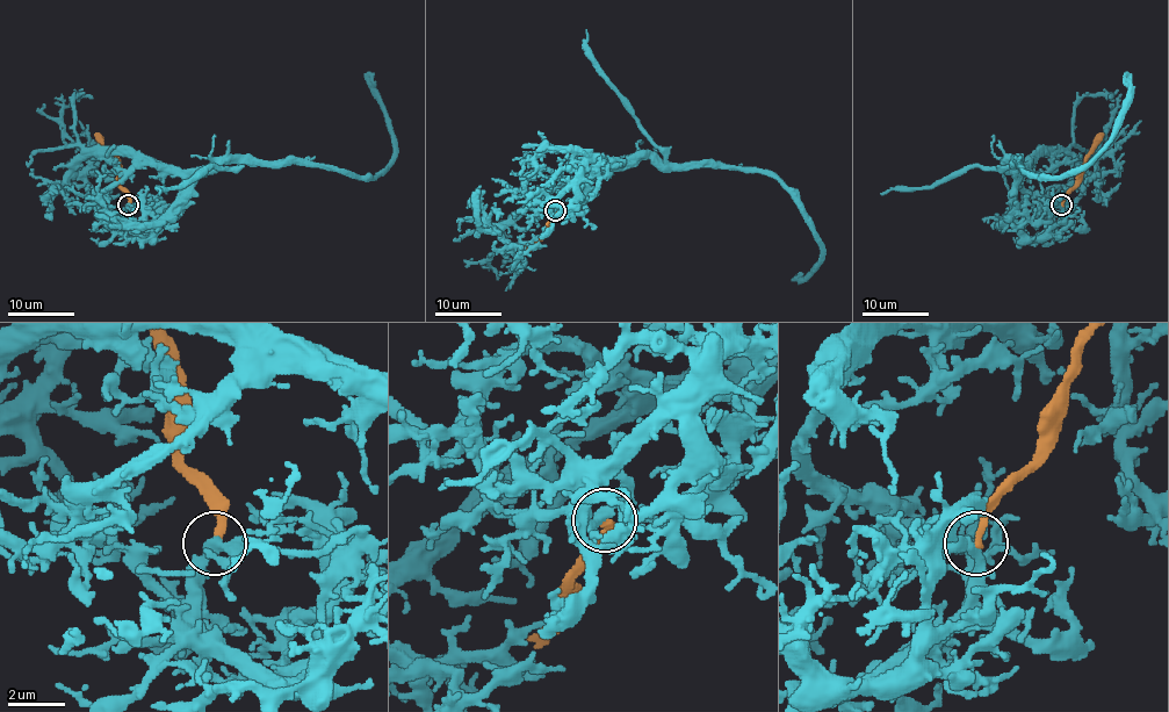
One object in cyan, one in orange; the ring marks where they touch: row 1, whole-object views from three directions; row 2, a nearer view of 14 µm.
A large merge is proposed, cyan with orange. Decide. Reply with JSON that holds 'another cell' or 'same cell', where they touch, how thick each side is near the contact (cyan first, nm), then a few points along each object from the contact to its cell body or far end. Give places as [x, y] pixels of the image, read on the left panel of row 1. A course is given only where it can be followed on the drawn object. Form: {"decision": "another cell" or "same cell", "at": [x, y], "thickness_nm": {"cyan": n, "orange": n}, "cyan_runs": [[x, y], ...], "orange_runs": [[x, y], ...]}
{"decision": "another cell", "at": [128, 205], "thickness_nm": {"cyan": 360, "orange": 260}, "cyan_runs": [[128, 205], [124, 224], [150, 238], [221, 163], [325, 164], [375, 177], [392, 156], [392, 143], [365, 74]], "orange_runs": [[128, 205], [129, 194], [121, 186], [116, 158], [96, 132]]}

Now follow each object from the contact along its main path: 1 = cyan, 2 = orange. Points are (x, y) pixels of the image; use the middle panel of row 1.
1: (555, 210), (551, 203), (583, 170), (642, 157), (770, 172), (820, 244), (817, 264), (792, 280)
2: (555, 210), (548, 229), (524, 252)

